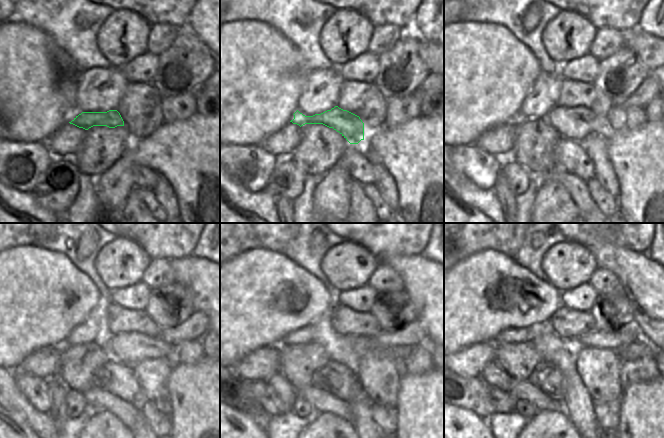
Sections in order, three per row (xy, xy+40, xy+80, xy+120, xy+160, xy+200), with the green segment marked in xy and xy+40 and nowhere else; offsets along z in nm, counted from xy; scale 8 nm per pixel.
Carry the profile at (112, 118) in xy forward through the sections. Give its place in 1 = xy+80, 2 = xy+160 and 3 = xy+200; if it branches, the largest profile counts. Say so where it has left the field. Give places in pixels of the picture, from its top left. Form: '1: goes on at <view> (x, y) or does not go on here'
1: goes on at xy+80 (577, 124)
2: goes on at xy+160 (362, 345)
3: goes on at xy+200 (639, 348)

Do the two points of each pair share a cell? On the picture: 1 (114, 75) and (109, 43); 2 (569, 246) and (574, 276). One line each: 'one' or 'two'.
1: two
2: one

